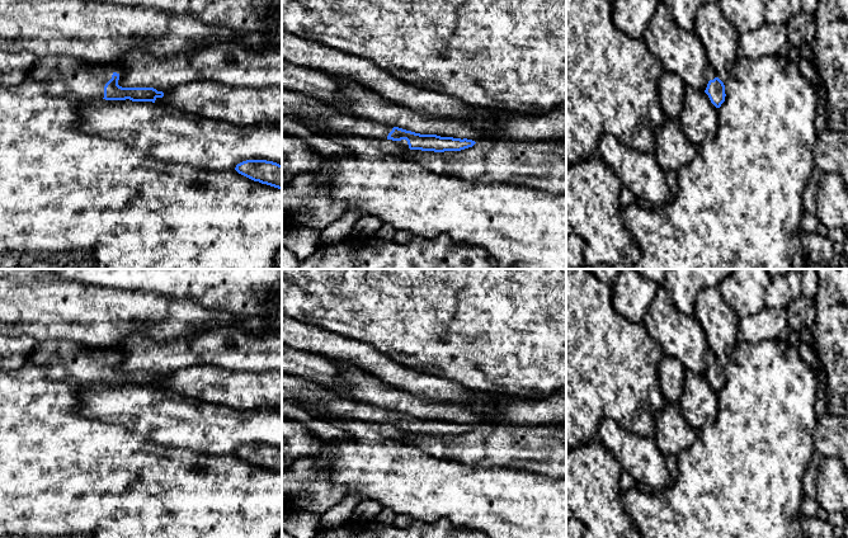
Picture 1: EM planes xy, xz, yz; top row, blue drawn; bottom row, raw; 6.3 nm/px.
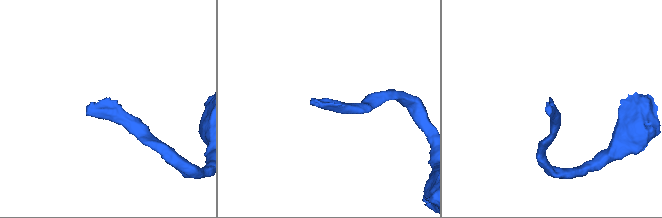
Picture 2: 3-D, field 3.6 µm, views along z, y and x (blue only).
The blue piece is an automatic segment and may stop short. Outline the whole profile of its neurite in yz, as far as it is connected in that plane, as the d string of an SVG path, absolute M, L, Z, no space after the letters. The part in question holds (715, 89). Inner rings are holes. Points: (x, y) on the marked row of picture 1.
M711 69L706 70L705 72L706 79L708 81L705 93L708 95L711 103L720 108L721 104L725 102L725 85L724 82L713 74Z

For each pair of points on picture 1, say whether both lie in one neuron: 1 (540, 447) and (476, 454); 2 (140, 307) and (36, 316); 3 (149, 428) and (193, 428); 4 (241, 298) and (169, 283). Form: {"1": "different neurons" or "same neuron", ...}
{"1": "same neuron", "2": "same neuron", "3": "same neuron", "4": "same neuron"}

